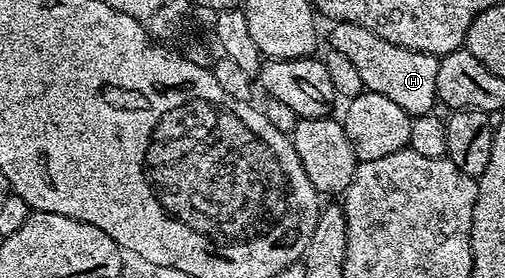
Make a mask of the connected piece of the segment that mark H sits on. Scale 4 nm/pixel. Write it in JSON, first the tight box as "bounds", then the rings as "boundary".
{"bounds":[330,23,440,116],"boundary":[[[335,23],[331,31],[330,50],[343,54],[351,64],[357,68],[364,88],[373,93],[381,93],[381,97],[389,97],[396,105],[401,105],[409,116],[429,115],[436,110],[439,94],[437,93],[437,69],[439,68],[440,56],[429,53],[417,53],[413,49],[405,49],[401,45],[393,45],[385,41],[385,37],[377,37],[369,29],[361,29],[361,25],[352,23]]]}

